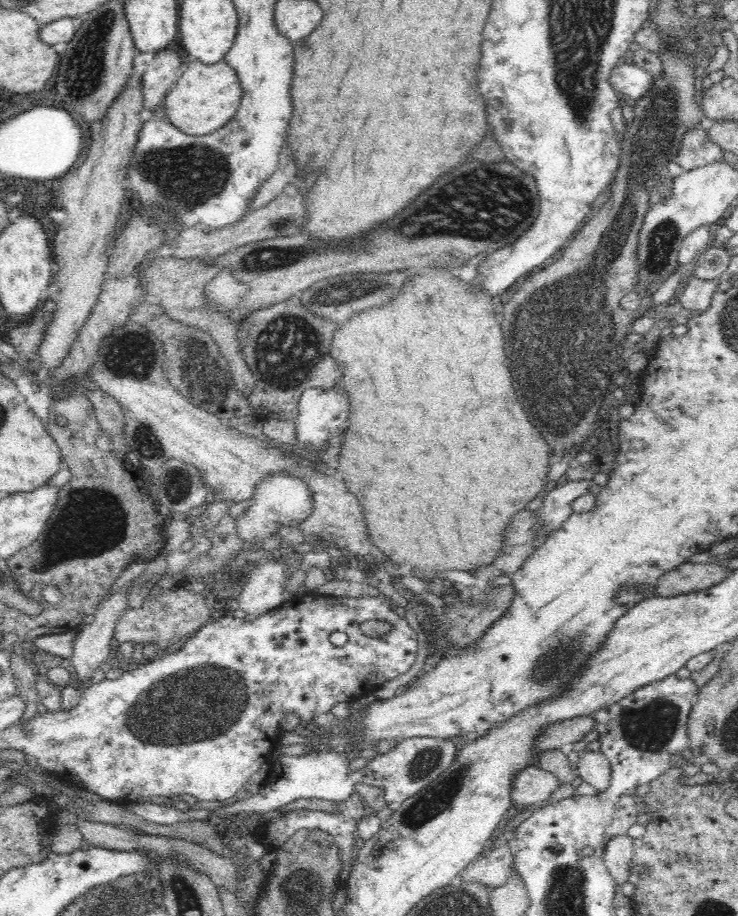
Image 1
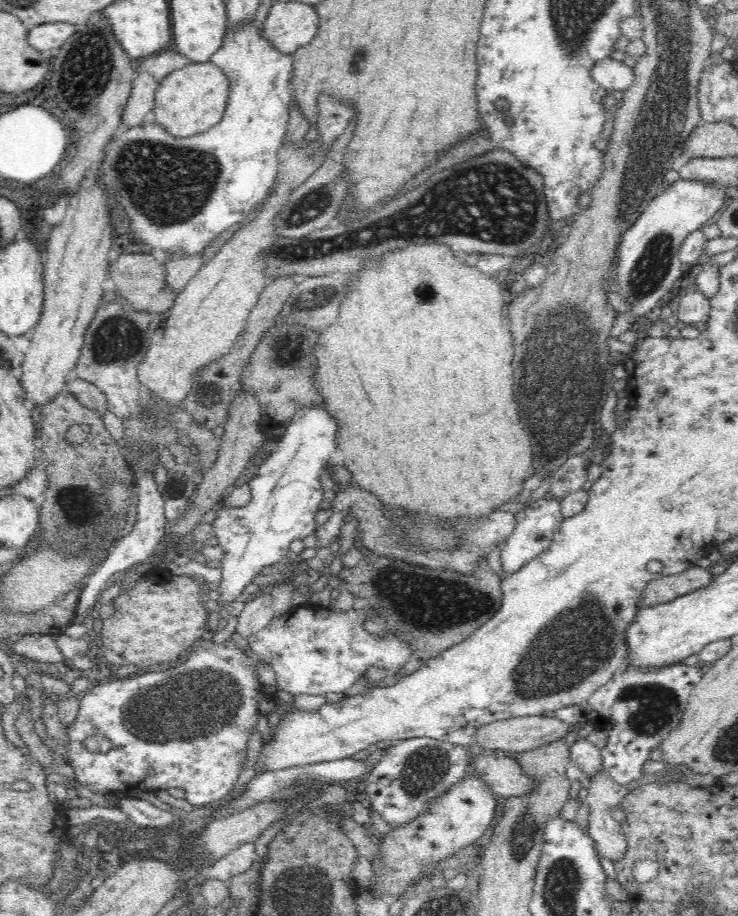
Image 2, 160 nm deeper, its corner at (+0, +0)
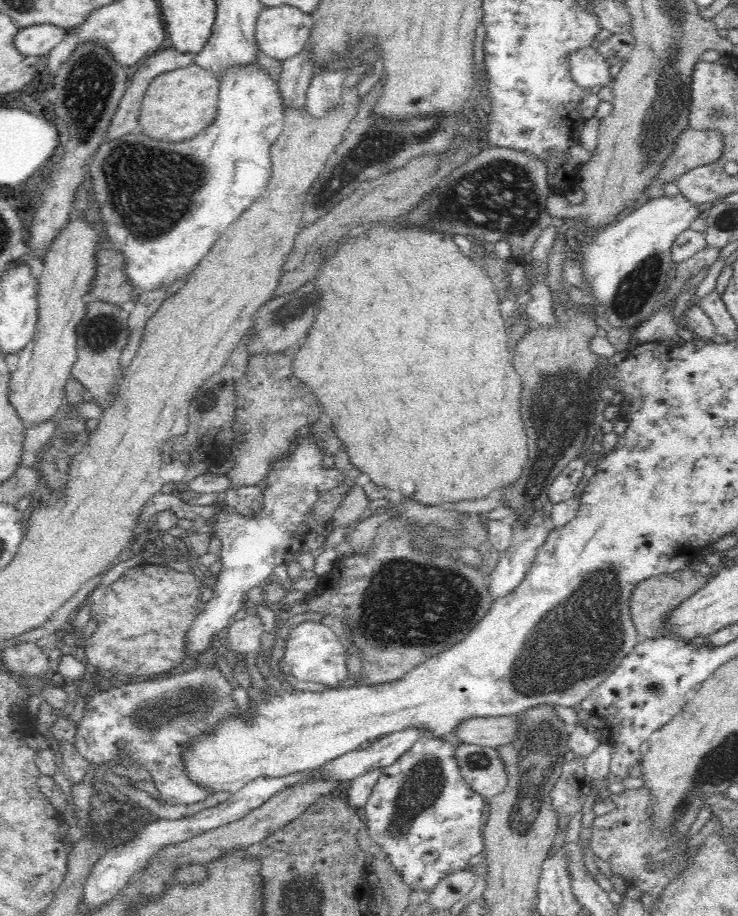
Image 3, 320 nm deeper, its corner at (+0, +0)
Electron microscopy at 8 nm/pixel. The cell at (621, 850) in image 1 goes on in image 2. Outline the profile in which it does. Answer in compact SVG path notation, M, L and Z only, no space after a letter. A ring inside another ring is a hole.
M602 769L597 770L589 780L588 795L584 802L590 807L589 811L589 835L594 840L596 848L602 858L612 862L618 862L626 856L627 840L622 832L621 824L612 817L614 806L620 805L628 792L625 787L614 782Z

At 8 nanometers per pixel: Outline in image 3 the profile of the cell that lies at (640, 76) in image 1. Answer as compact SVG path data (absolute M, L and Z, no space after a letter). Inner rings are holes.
M584 47L571 52L567 62L571 77L576 84L593 90L603 86L612 86L610 65L602 55L592 47Z

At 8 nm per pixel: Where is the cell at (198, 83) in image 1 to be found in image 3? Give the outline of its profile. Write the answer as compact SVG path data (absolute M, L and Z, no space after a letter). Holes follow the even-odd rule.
M196 64L155 76L142 97L138 115L140 131L154 140L164 142L194 138L214 122L220 83L220 79Z

